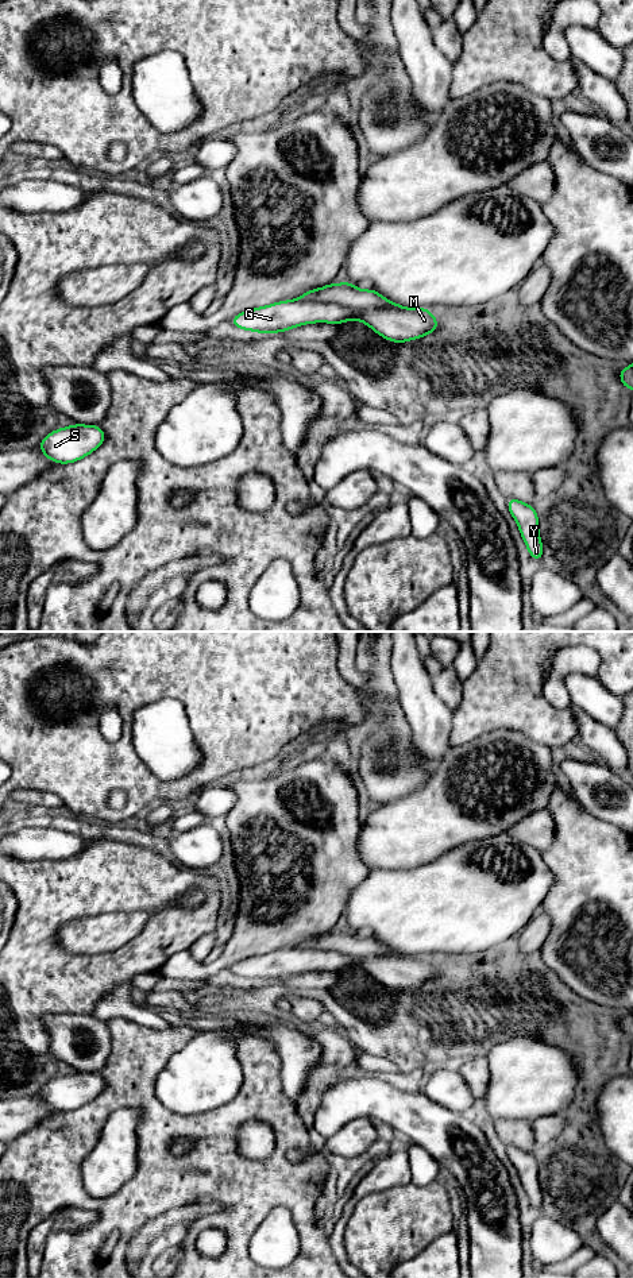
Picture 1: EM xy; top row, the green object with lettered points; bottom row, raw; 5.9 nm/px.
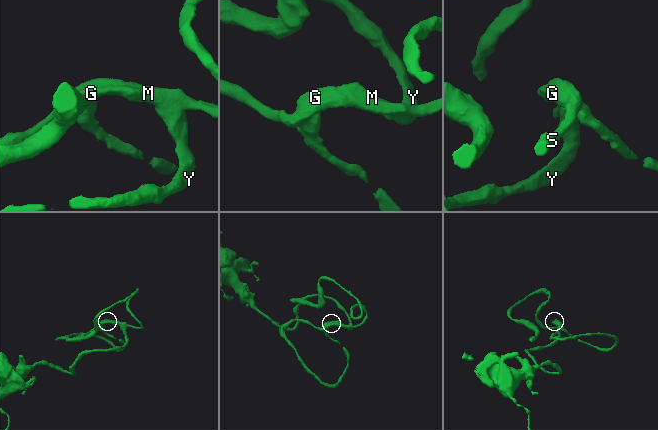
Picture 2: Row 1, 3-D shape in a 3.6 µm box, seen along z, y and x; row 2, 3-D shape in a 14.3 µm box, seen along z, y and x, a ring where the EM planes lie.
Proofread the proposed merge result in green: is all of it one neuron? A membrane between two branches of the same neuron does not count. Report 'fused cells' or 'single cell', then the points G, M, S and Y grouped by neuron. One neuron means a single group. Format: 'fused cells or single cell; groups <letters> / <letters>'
single cell; groups G M S Y

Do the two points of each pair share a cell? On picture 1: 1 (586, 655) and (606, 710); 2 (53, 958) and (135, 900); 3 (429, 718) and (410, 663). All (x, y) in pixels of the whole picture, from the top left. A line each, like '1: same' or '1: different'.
1: different
2: same
3: same

